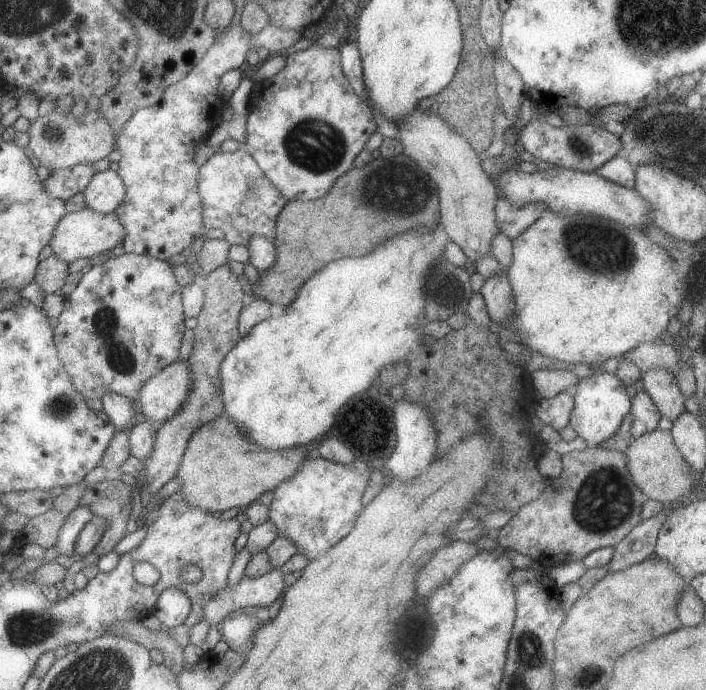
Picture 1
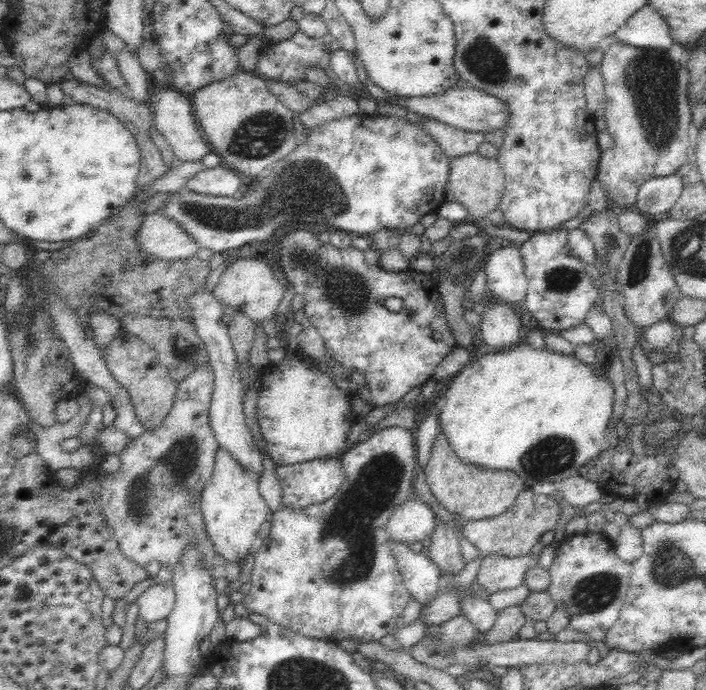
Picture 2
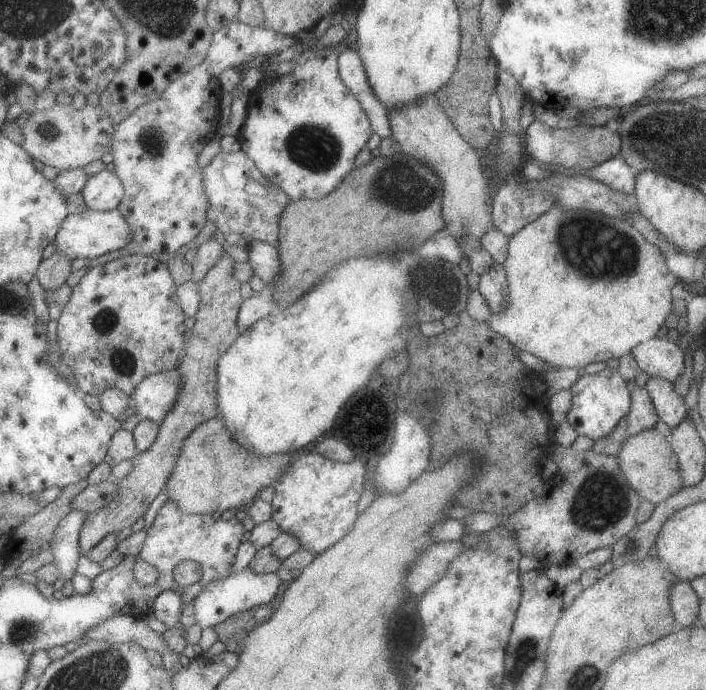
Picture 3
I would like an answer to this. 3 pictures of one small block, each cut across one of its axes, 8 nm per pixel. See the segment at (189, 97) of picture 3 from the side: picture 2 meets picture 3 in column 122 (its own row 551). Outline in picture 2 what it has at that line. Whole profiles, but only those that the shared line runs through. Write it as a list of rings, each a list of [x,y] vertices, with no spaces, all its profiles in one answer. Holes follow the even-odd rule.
[[[208,365],[197,368],[191,375],[177,383],[173,407],[162,426],[133,438],[116,454],[120,459],[120,466],[116,472],[108,474],[102,480],[95,503],[104,522],[112,530],[112,536],[120,547],[120,553],[139,568],[146,569],[153,561],[158,561],[161,566],[170,567],[176,572],[176,568],[182,566],[182,557],[188,552],[187,548],[192,547],[201,556],[203,568],[211,578],[215,582],[226,579],[229,584],[243,577],[248,578],[247,570],[243,568],[245,558],[242,561],[232,562],[216,553],[207,535],[201,511],[201,494],[205,484],[213,475],[215,452],[219,447],[208,424],[208,408],[210,408],[213,386],[214,373]]]

